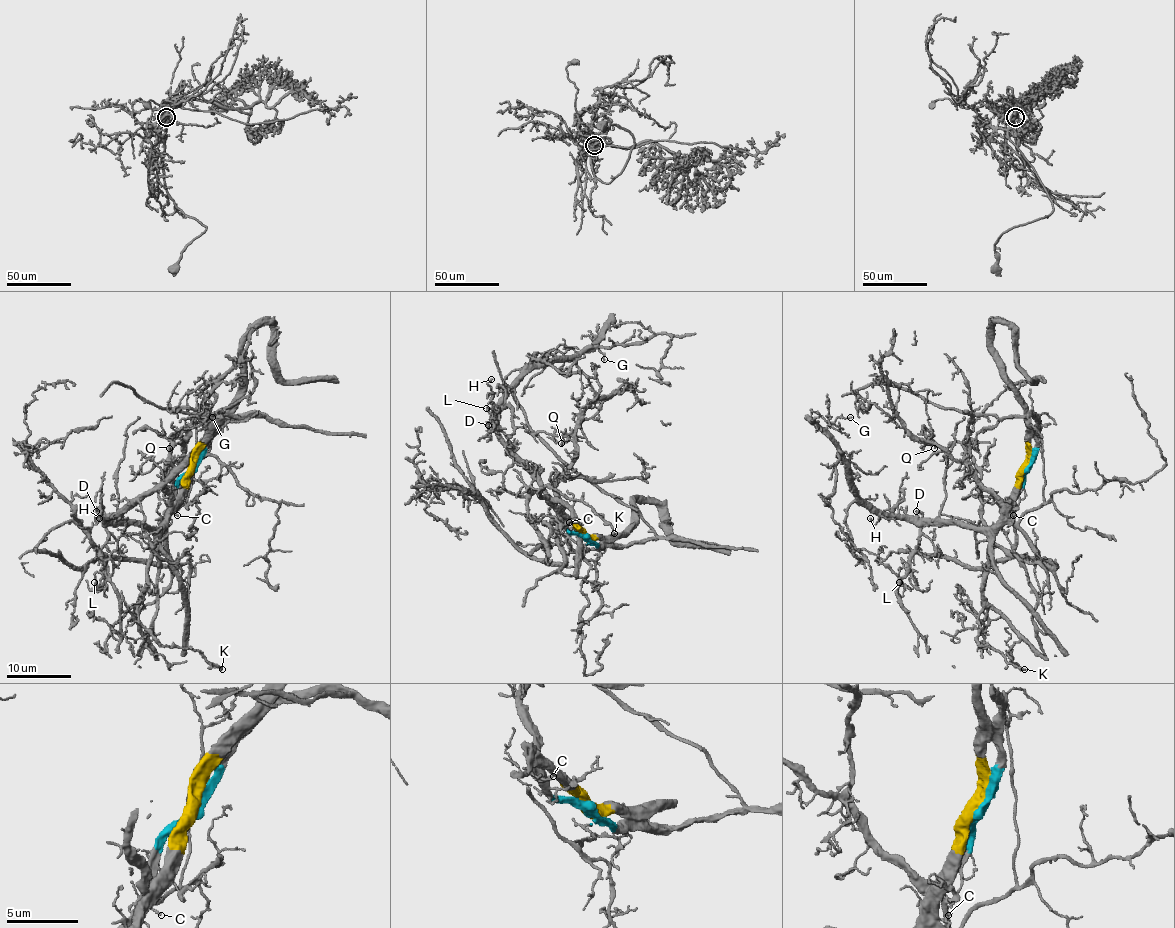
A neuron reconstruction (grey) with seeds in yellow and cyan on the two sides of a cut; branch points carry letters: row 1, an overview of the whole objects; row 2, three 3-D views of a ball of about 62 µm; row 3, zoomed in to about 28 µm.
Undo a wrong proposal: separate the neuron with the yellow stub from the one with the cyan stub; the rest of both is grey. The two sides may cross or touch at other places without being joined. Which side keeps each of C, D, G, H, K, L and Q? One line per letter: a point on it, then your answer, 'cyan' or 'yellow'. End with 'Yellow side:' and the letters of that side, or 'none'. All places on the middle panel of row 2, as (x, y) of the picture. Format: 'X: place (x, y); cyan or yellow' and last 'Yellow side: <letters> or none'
C: place (569, 522); cyan
D: place (488, 425); yellow
G: place (604, 359); yellow
H: place (491, 379); yellow
K: place (614, 533); yellow
L: place (486, 408); yellow
Q: place (561, 443); cyan
Yellow side: D, G, H, K, L

